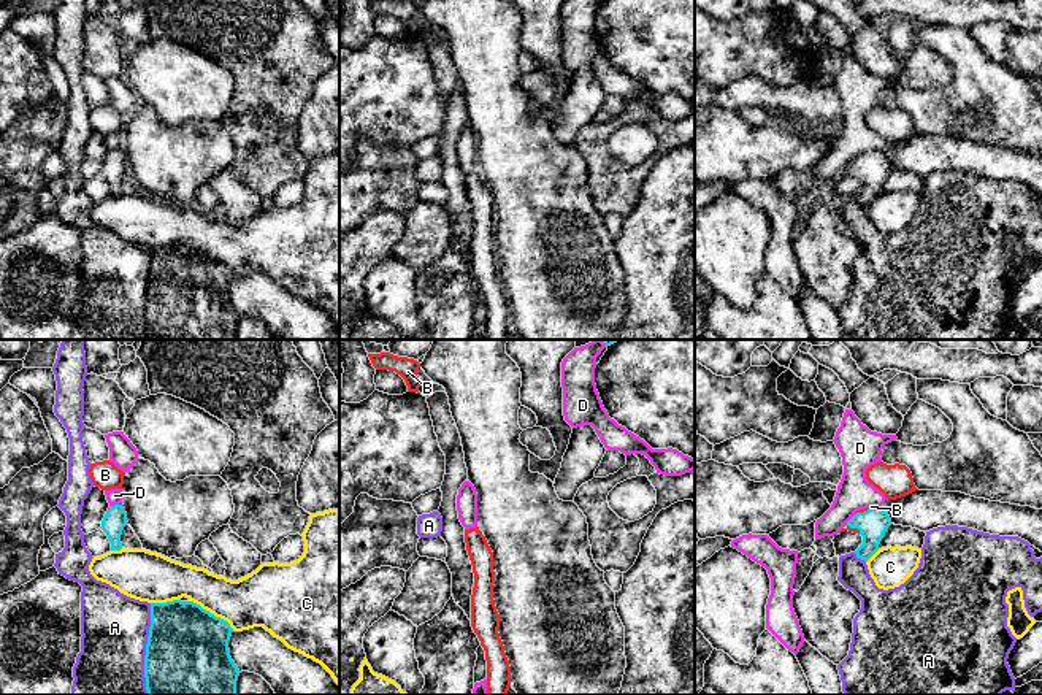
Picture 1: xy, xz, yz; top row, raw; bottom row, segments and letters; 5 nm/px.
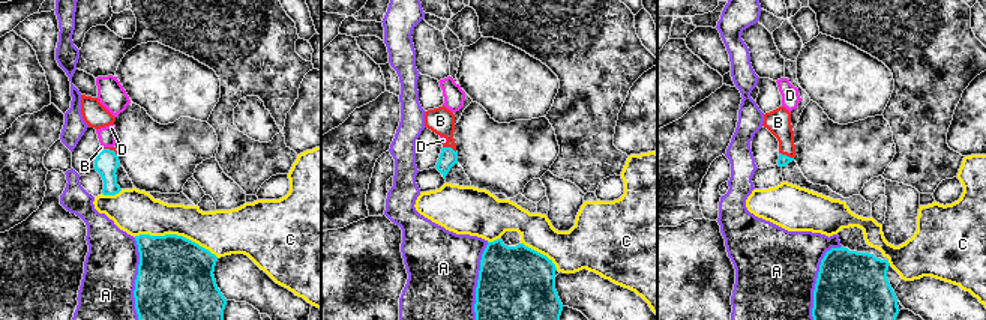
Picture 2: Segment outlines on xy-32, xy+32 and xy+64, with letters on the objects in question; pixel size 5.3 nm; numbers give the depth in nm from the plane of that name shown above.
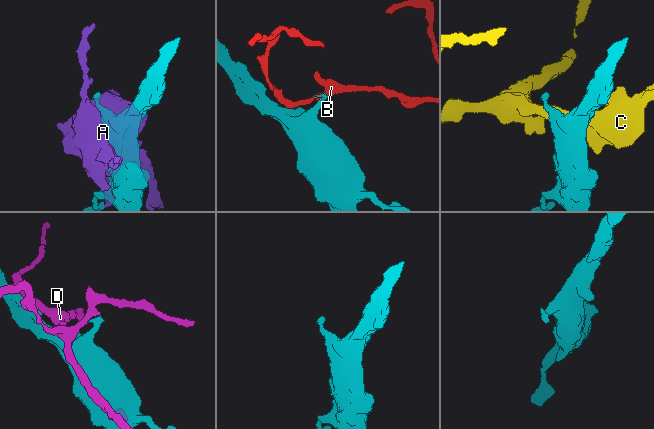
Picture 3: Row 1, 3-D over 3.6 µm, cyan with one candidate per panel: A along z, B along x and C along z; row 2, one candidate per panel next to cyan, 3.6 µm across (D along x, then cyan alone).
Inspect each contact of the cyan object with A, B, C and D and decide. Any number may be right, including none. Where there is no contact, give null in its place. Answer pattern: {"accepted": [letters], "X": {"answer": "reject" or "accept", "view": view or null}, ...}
{"accepted": ["B"], "A": {"answer": "reject", "view": "xy"}, "B": {"answer": "accept", "view": "yz"}, "C": {"answer": "reject", "view": "xy"}, "D": {"answer": "reject", "view": "xy"}}

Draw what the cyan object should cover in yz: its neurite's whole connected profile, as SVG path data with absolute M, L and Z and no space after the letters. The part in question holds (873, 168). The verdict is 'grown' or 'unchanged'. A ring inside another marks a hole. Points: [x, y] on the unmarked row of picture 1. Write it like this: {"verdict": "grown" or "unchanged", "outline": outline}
{"verdict": "grown", "outline": "M883 151L860 154L845 168L841 176L853 176L863 181L863 189L855 195L856 202L868 206L877 195L879 189L891 170L891 163Z"}

